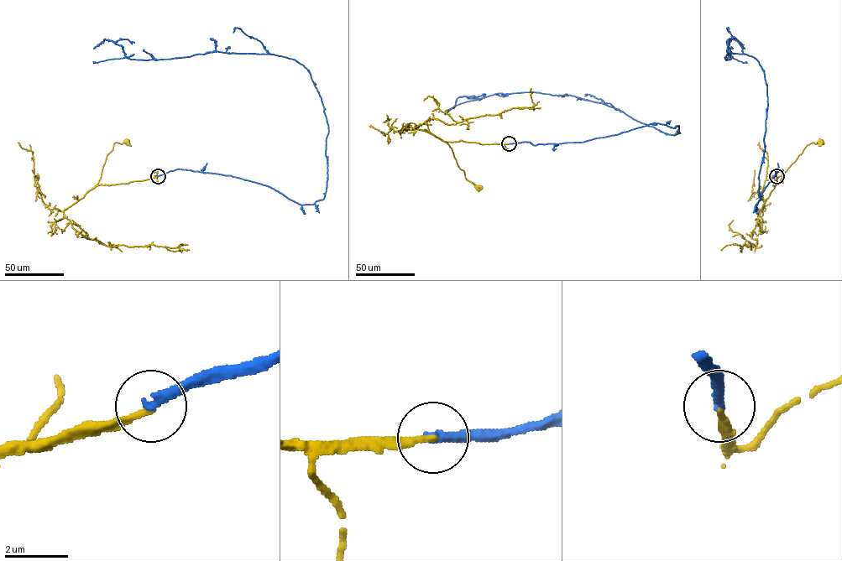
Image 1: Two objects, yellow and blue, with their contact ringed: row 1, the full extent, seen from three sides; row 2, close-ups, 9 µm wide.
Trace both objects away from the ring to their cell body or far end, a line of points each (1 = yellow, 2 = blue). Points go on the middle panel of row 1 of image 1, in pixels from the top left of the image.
1: (509, 143), (480, 144), (461, 140), (447, 142), (465, 177), (478, 187)
2: (509, 143), (582, 142), (652, 123), (680, 132), (570, 95), (460, 96), (445, 111)

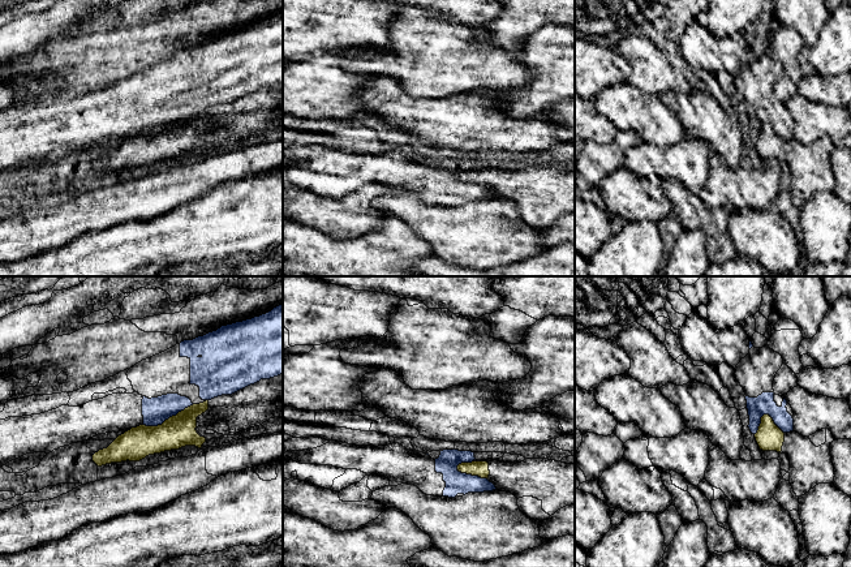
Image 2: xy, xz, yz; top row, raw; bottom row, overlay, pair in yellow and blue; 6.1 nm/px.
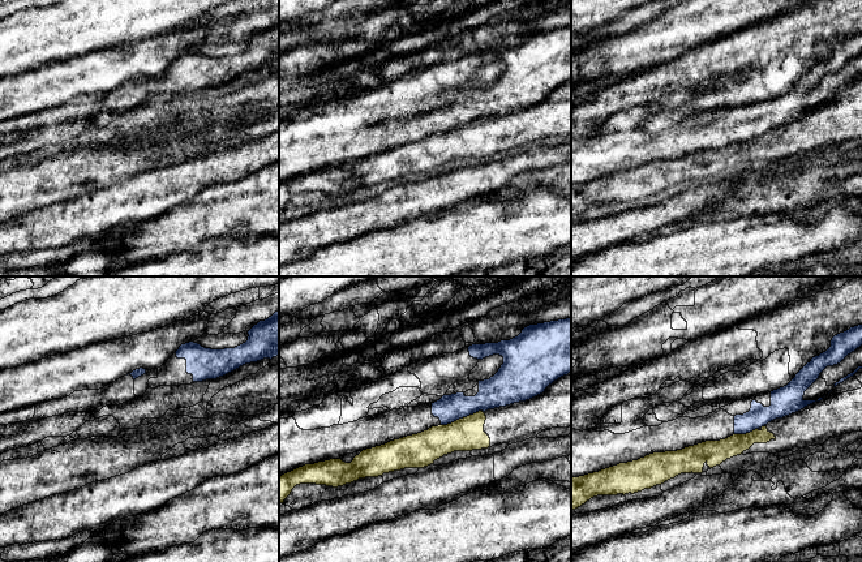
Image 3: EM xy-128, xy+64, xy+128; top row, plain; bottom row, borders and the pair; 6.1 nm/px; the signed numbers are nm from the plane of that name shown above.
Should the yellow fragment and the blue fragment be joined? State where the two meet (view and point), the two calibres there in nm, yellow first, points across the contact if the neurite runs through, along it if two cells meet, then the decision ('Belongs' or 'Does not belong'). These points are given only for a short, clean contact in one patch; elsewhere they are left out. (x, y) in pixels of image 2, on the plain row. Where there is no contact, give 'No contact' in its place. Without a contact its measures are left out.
Touches yellow at xy (170, 125). Thickness 200 nm (yellow) against 170 nm. Boundary: xy (193, 112), (170, 124), (160, 132), (144, 133). Does not belong

